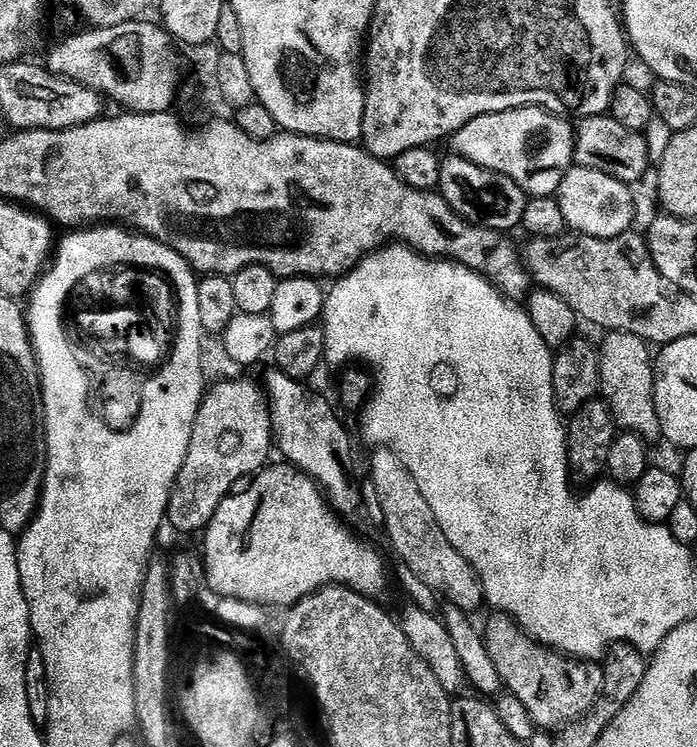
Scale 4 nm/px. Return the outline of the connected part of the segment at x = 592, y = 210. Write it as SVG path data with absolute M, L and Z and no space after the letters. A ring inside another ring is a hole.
M573 166L565 171L558 193L564 223L573 233L599 240L621 236L633 227L632 192L629 185L610 178L610 174Z

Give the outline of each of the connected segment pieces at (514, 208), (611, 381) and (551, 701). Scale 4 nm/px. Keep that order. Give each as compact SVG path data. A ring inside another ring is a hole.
M452 154L449 157L449 160L445 159L440 166L440 187L438 194L448 203L452 213L459 216L467 224L476 224L479 228L488 228L497 234L508 232L511 228L514 228L514 230L519 229L522 222L522 214L529 202L529 197L524 195L524 191L515 182L502 174L486 170L482 166L464 159L462 156Z
M609 332L599 345L600 390L616 419L617 429L632 432L646 442L661 439L658 410L656 409L656 370L654 352L647 340L625 332Z
M496 618L500 620L492 620L488 624L488 629L483 629L482 635L484 638L484 645L486 646L486 650L490 654L490 662L494 662L494 670L498 672L498 678L500 679L501 685L506 689L508 688L508 692L513 696L514 699L517 700L518 703L521 704L522 707L528 711L528 716L533 720L534 723L537 724L537 729L540 730L559 730L564 727L566 724L572 724L575 720L582 719L585 714L588 713L590 709L594 707L596 703L599 702L601 695L604 690L604 669L601 667L599 663L596 662L577 662L567 656L562 656L559 653L553 652L539 644L536 643L531 637L525 635L524 632L520 631L520 628L517 625L507 619L507 618Z

